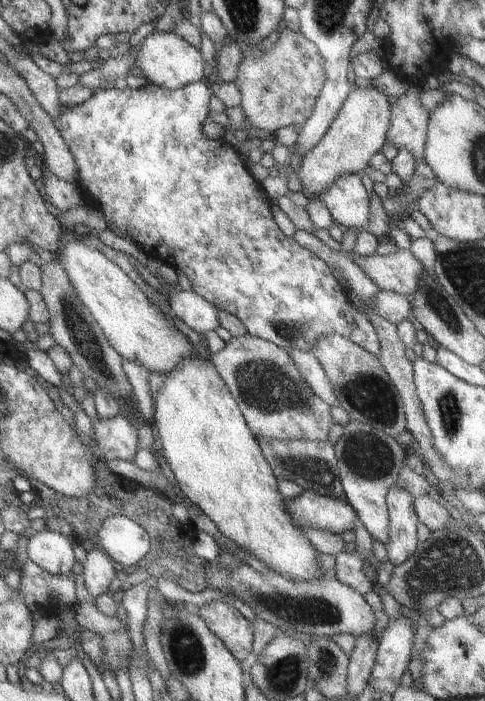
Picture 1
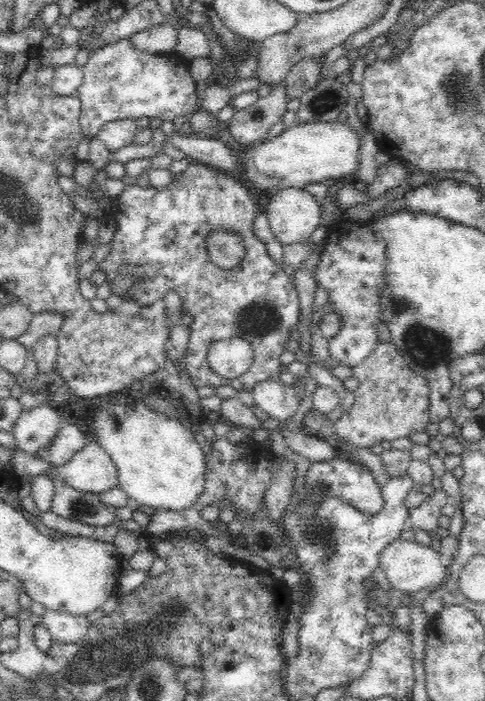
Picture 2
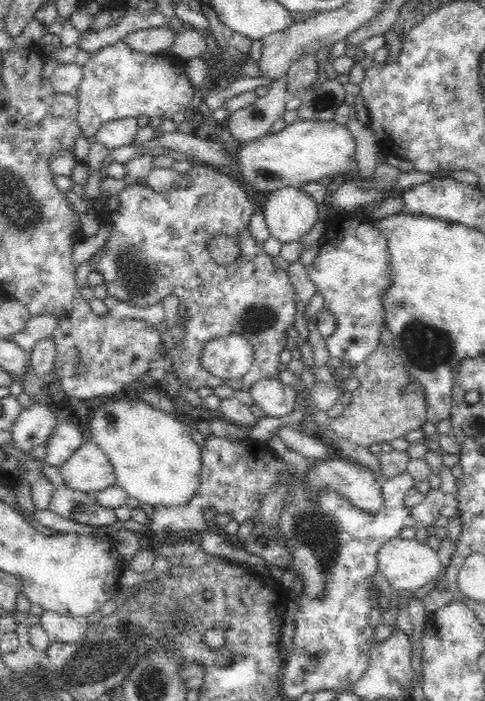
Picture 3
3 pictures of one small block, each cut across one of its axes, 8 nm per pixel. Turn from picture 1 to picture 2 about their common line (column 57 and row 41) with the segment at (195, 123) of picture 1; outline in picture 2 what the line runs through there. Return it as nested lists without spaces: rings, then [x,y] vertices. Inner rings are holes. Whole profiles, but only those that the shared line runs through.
[[[120,38],[111,43],[100,46],[92,51],[88,61],[81,68],[83,82],[77,97],[82,101],[82,116],[80,116],[83,132],[88,138],[97,136],[104,126],[116,120],[132,118],[148,118],[148,120],[162,120],[172,122],[176,118],[188,118],[201,109],[198,103],[197,83],[189,71],[190,60],[175,53],[151,53],[136,47],[132,39]]]

